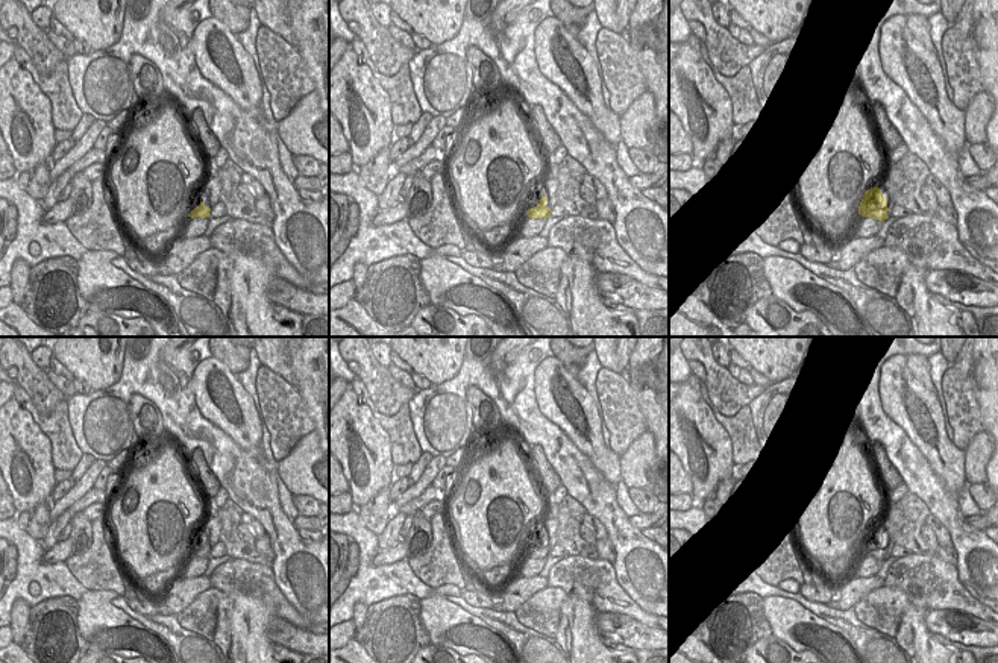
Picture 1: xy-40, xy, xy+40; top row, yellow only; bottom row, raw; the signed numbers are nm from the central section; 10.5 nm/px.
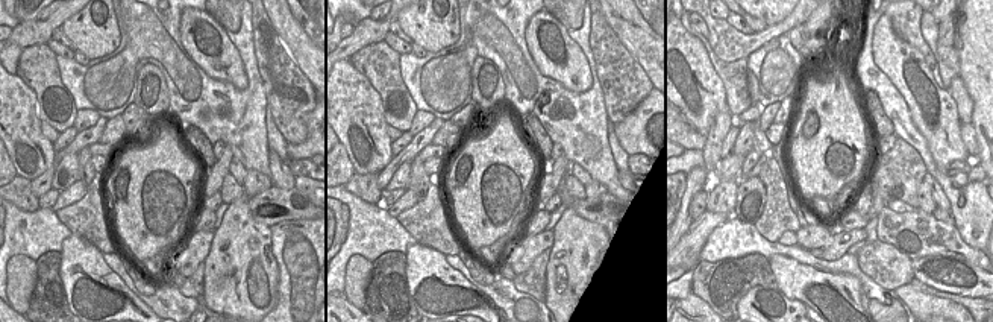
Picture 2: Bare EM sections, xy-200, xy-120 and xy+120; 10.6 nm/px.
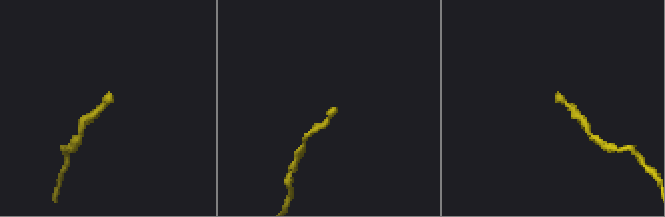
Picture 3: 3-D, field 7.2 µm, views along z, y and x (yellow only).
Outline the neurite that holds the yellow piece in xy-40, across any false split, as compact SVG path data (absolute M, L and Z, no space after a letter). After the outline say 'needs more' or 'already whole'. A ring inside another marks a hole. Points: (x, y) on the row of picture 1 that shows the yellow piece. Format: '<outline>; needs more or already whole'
M209 174L209 178L203 182L203 200L197 208L194 208L188 217L209 217L211 208L220 202L221 181L218 176Z; needs more

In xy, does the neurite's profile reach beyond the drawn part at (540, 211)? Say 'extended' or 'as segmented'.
extended

